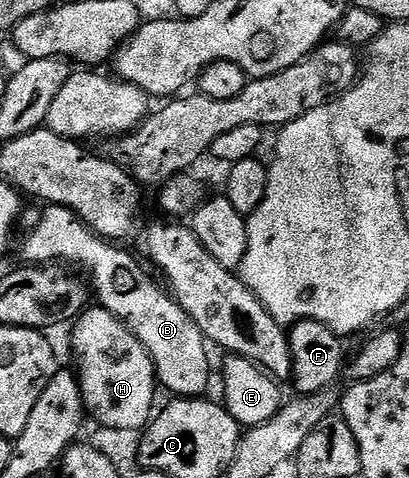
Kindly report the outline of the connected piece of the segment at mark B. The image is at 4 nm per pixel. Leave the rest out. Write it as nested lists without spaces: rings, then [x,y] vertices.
[[[50,205],[42,208],[39,220],[31,227],[31,232],[23,239],[23,255],[28,264],[31,265],[51,265],[56,261],[66,261],[68,264],[80,263],[83,267],[91,270],[90,286],[93,288],[93,295],[97,298],[98,306],[104,307],[109,313],[113,313],[120,321],[128,327],[145,345],[145,349],[151,354],[151,360],[155,366],[155,377],[160,384],[163,383],[175,397],[203,397],[208,394],[207,386],[211,383],[211,355],[207,338],[197,329],[193,317],[181,309],[181,305],[175,296],[163,291],[155,284],[155,279],[146,271],[139,267],[139,263],[127,251],[122,251],[122,246],[108,241],[101,235],[95,234],[90,227],[81,219],[77,219],[73,212],[64,207],[52,207]]]

